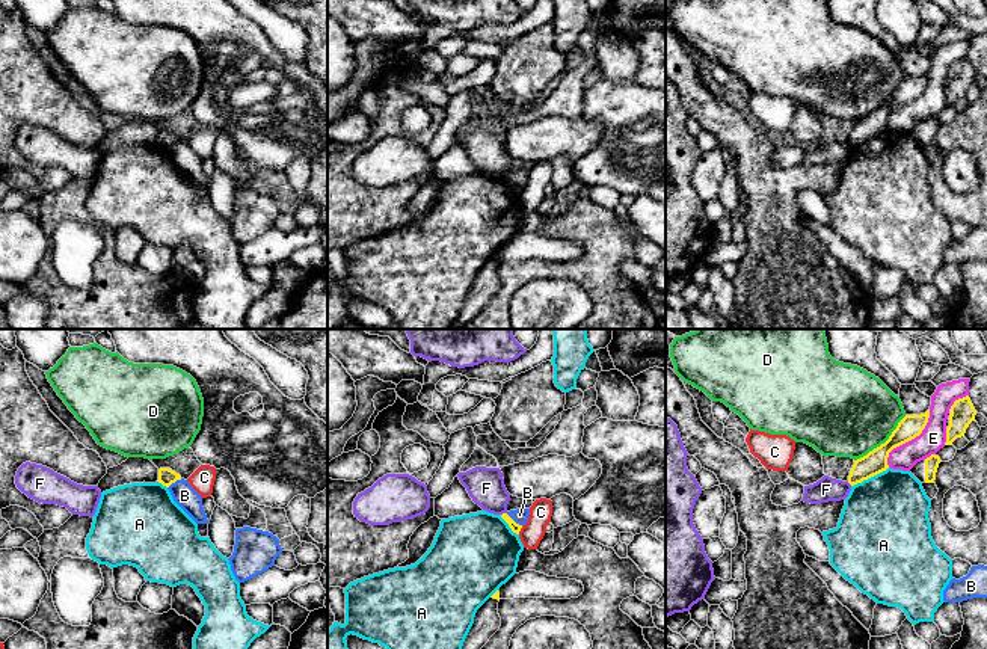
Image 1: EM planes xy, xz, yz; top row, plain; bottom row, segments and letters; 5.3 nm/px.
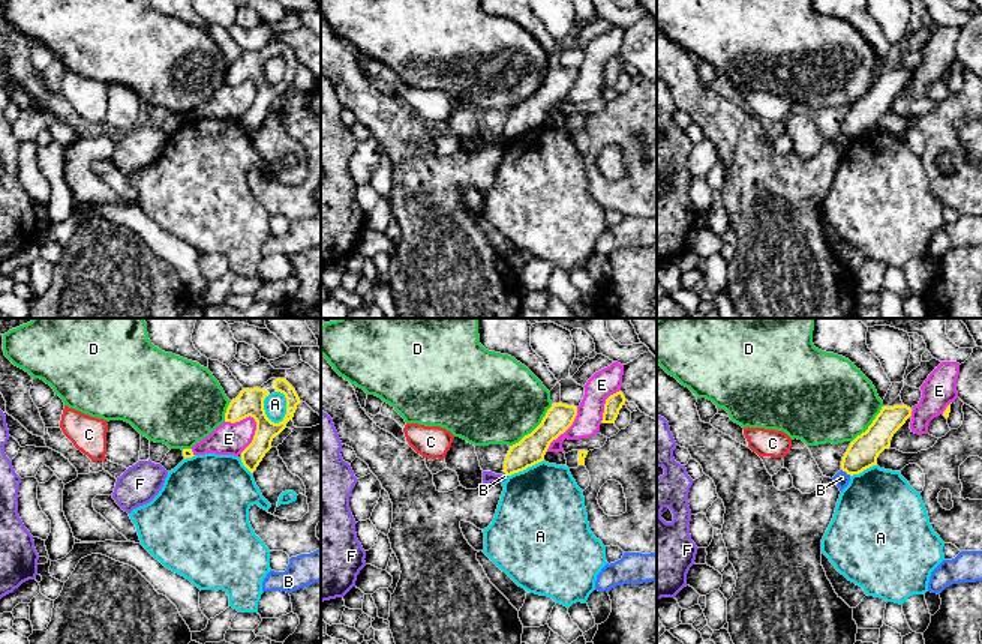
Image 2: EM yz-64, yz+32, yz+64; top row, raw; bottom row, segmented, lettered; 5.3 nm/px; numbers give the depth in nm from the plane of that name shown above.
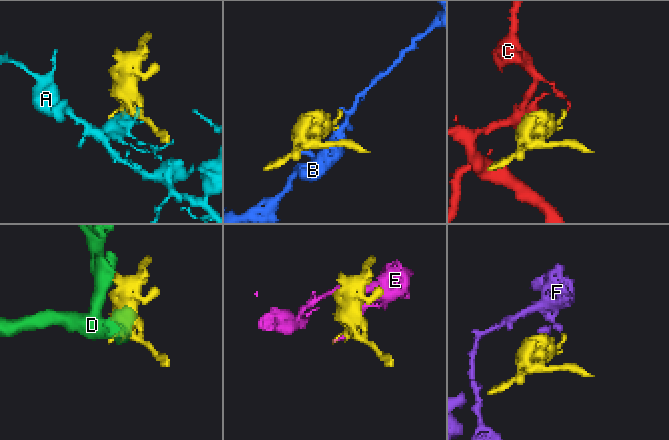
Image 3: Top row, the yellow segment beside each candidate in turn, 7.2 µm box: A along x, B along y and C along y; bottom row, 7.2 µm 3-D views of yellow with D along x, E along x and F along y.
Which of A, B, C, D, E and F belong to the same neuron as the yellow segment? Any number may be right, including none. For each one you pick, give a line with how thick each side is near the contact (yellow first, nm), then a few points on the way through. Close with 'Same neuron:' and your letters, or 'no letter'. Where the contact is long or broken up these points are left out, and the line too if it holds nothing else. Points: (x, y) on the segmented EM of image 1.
Same neuron: no letter

